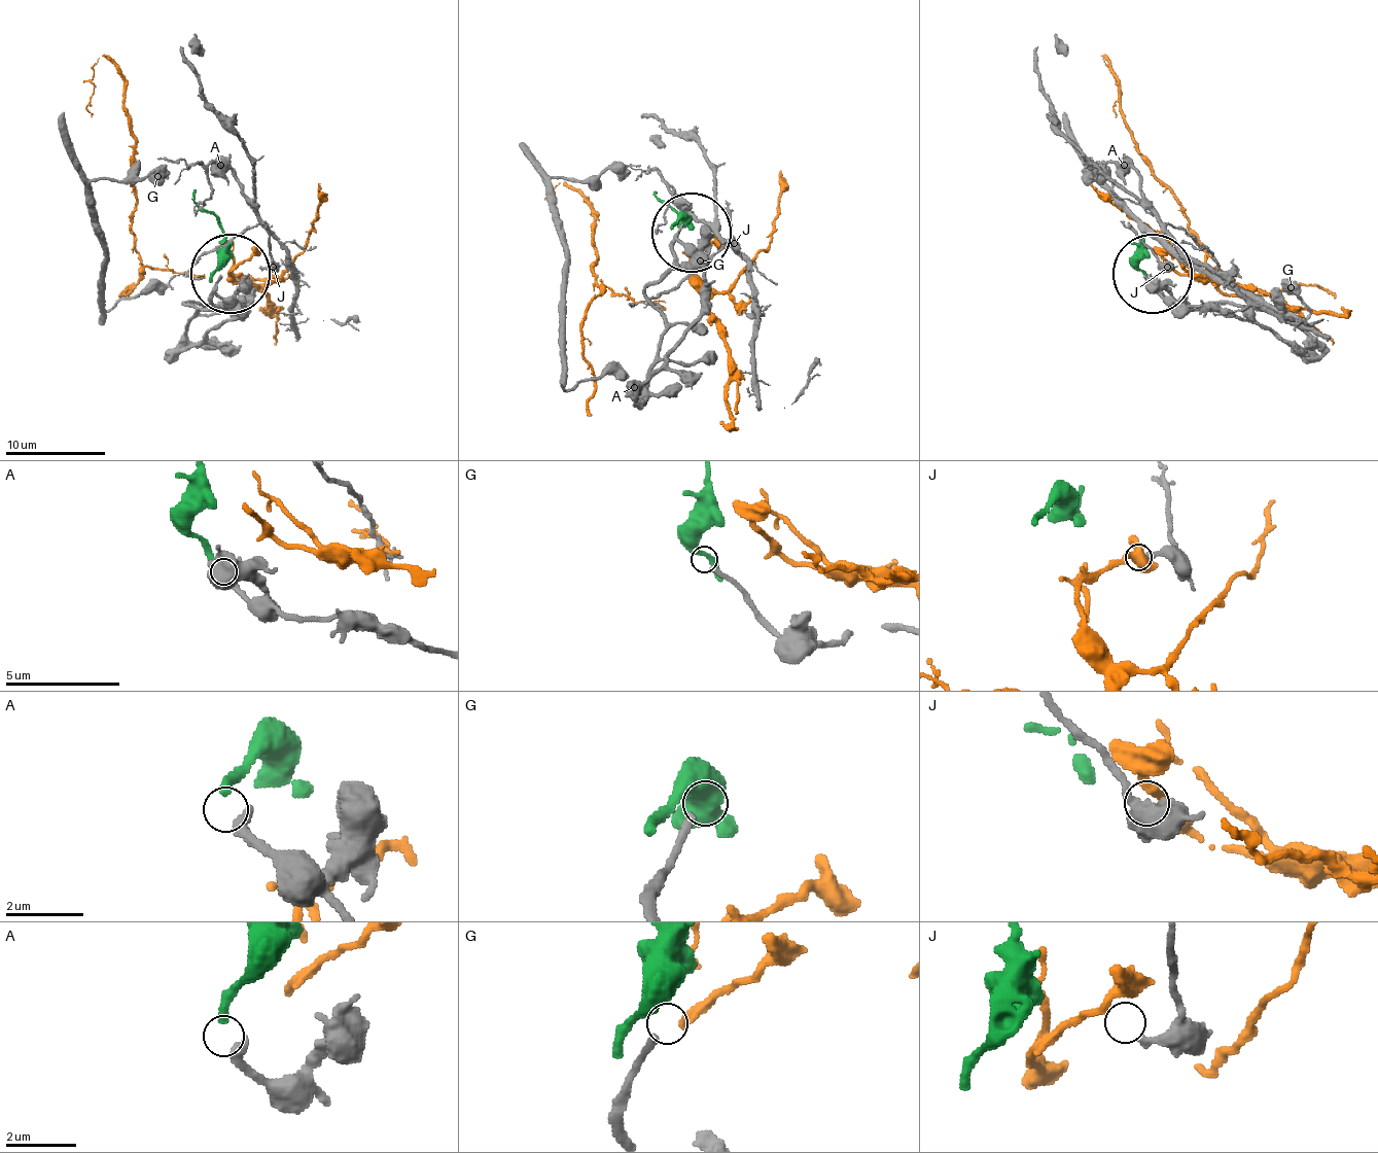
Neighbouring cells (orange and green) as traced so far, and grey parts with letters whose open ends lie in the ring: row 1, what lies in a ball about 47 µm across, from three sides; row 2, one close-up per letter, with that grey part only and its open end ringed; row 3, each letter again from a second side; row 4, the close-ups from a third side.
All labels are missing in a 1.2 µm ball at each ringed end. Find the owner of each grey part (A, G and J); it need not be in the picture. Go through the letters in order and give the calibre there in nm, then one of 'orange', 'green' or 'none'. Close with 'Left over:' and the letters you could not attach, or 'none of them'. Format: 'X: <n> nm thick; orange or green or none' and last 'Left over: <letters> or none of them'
A: 320 nm thick; green
G: 190 nm thick; none
J: 280 nm thick; none
Left over: G, J

